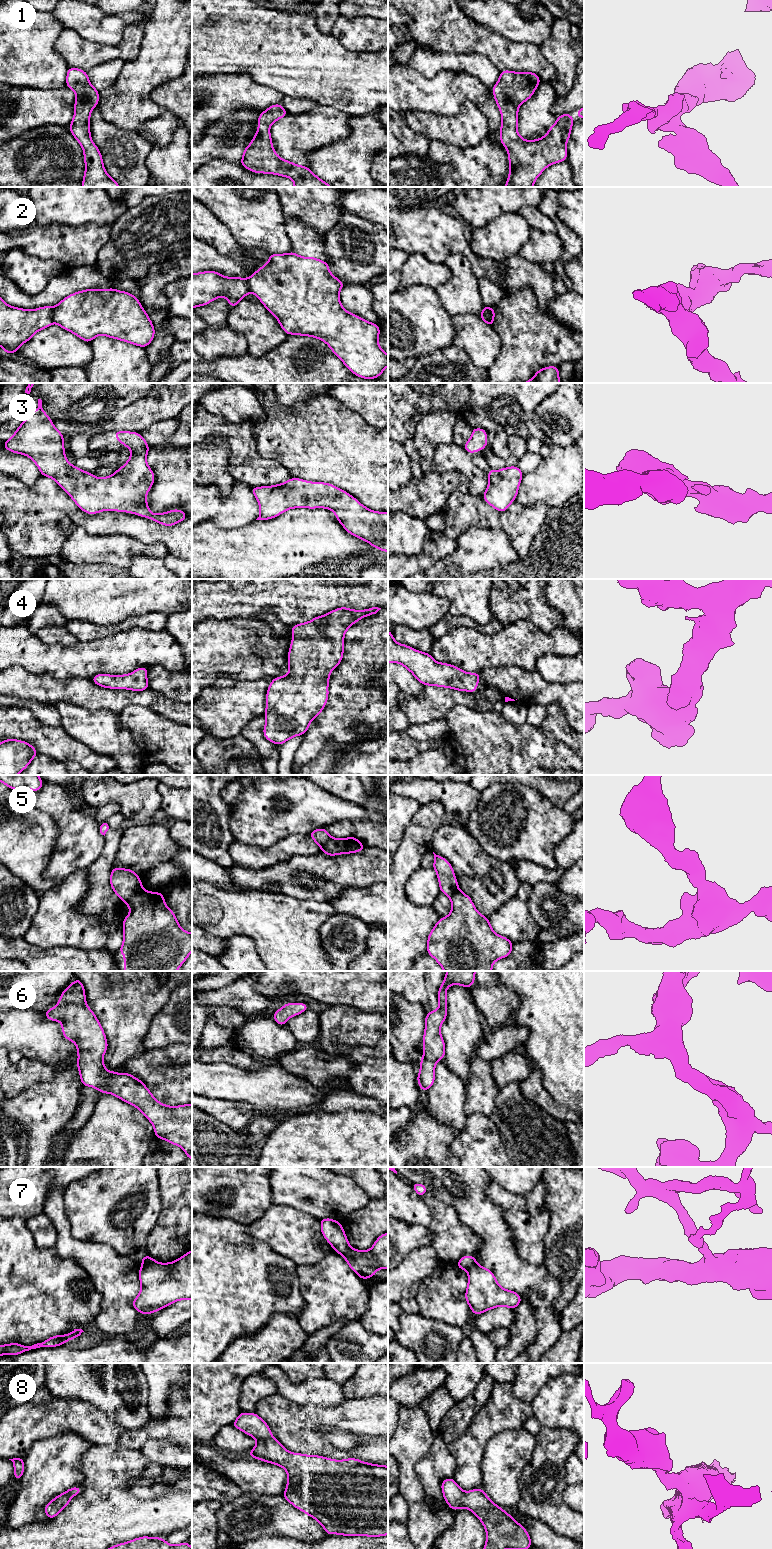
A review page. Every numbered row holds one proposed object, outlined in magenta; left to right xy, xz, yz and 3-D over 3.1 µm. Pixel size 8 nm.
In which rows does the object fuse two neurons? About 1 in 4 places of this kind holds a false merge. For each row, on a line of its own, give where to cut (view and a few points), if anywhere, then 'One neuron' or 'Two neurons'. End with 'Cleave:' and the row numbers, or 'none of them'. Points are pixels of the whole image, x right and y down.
1: No split. One neuron
2: Split along xy (54, 308), (52, 321). Two neurons
3: No split. One neuron
4: No split. One neuron
5: Split along xy (141, 888), (124, 902). Two neurons
6: No split. One neuron
7: Split along xy (155, 1261), (141, 1268). Two neurons
8: No split. One neuron
Cleave: 2, 5, 7

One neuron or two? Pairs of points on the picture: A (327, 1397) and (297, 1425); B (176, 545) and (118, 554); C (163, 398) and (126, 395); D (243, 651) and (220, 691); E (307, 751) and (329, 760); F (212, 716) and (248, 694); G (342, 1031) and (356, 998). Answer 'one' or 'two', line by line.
A: two
B: two
C: two
D: two
E: two
F: one
G: two

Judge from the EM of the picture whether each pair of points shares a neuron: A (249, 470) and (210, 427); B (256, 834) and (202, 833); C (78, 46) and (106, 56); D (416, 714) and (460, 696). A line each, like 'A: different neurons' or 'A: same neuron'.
A: same neuron
B: different neurons
C: same neuron
D: same neuron

